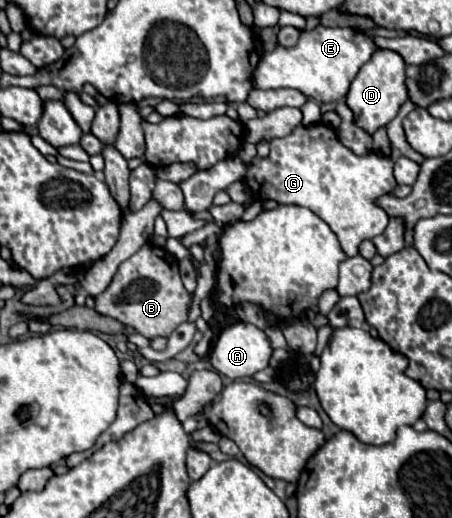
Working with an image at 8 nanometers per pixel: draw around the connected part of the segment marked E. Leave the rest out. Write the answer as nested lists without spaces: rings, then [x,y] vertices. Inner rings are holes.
[[[317,25],[313,31],[303,31],[297,45],[277,47],[263,55],[255,69],[257,89],[297,89],[317,103],[341,101],[349,93],[349,85],[357,71],[371,59],[377,45],[363,33],[349,27],[323,27]]]

